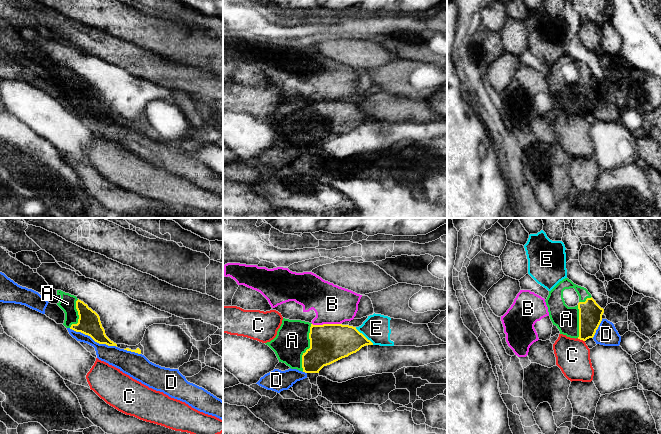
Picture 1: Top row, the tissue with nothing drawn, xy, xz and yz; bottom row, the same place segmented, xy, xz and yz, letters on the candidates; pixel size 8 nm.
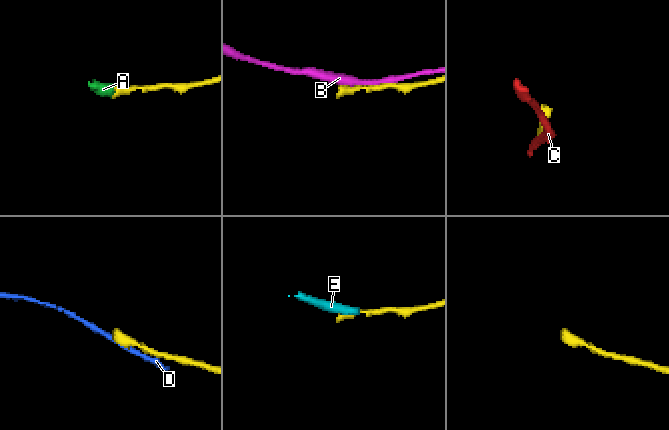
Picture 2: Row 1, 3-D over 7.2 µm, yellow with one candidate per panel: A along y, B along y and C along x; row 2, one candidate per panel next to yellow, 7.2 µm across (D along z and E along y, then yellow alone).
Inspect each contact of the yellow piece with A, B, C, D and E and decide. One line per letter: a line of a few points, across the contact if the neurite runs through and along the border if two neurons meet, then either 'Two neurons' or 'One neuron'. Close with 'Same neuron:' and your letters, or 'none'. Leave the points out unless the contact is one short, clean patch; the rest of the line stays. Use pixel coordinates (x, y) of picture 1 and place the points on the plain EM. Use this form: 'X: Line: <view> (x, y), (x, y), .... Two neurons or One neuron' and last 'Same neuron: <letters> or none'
A: One neuron
B: Two neurons
C: Two neurons
D: Two neurons
E: Two neurons
Same neuron: A

